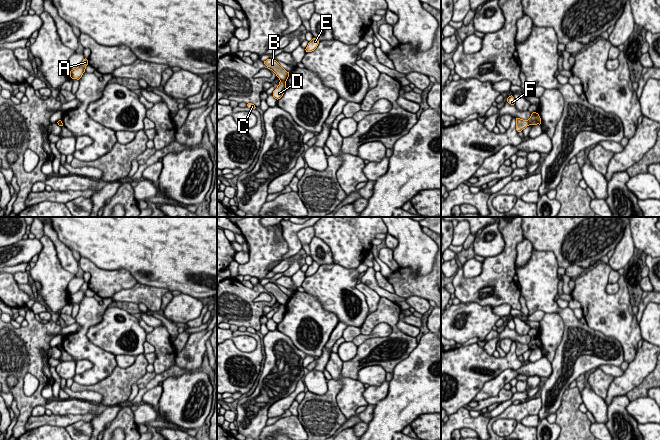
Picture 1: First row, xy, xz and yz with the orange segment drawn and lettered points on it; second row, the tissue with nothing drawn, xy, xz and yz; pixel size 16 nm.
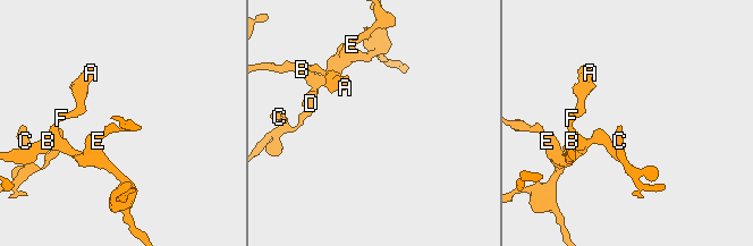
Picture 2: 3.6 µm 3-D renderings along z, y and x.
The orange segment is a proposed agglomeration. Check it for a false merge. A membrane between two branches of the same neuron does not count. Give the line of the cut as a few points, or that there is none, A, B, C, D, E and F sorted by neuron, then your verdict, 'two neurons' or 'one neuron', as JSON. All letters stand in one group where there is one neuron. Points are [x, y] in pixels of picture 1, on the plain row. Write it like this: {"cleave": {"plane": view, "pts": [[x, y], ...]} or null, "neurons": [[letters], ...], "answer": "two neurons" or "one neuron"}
{"cleave": {"plane": "xz", "pts": [[281, 303], [285, 305]]}, "neurons": [["A", "B", "E", "F"], ["C", "D"]], "answer": "two neurons"}

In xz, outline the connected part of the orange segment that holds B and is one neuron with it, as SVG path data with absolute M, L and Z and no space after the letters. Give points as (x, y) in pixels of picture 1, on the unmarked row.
M267 283L266 285L263 285L263 287L267 290L268 293L272 294L277 302L279 302L282 305L286 305L290 299L289 296L287 296L279 287L278 285L274 283Z

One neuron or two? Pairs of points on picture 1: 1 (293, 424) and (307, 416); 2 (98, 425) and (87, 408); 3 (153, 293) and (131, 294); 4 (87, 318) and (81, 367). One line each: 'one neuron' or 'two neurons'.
1: two neurons
2: two neurons
3: one neuron
4: two neurons

